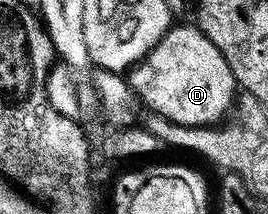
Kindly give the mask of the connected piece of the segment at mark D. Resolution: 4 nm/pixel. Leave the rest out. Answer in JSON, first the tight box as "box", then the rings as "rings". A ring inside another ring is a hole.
{"box":[127,22,239,126],"rings":[[[177,22],[157,45],[127,73],[134,97],[150,109],[150,113],[183,126],[216,126],[229,115],[239,85],[227,58],[192,23]]]}

